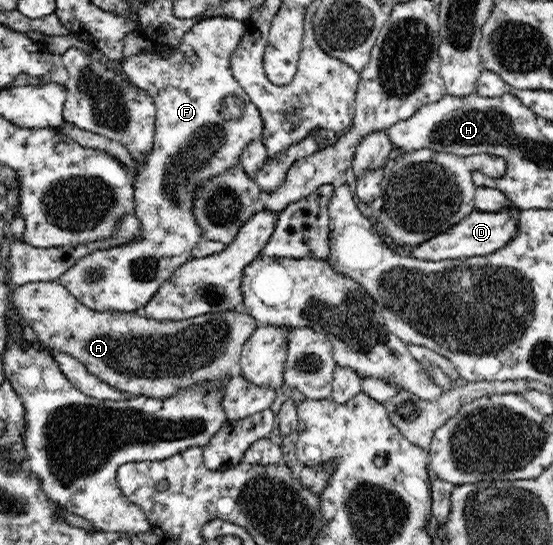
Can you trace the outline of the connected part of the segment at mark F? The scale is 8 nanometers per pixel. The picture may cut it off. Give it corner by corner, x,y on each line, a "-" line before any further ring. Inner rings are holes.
222,16
204,18
189,29
176,47
176,52
169,58
161,57
159,52
152,49
121,61
123,74
135,87
148,93
157,108
154,146
142,160
136,161
136,178
133,180
134,213
142,225
143,234
134,243
100,250
79,258
74,266
58,278
58,282
84,306
100,312
141,311
162,283
166,282
177,268
193,258
192,250
204,238
194,217
196,190
213,177
237,166
244,148
261,139
264,130
260,111
250,101
231,69
232,54
244,33
243,21
-
88,272
99,272
99,275
95,279
88,279

